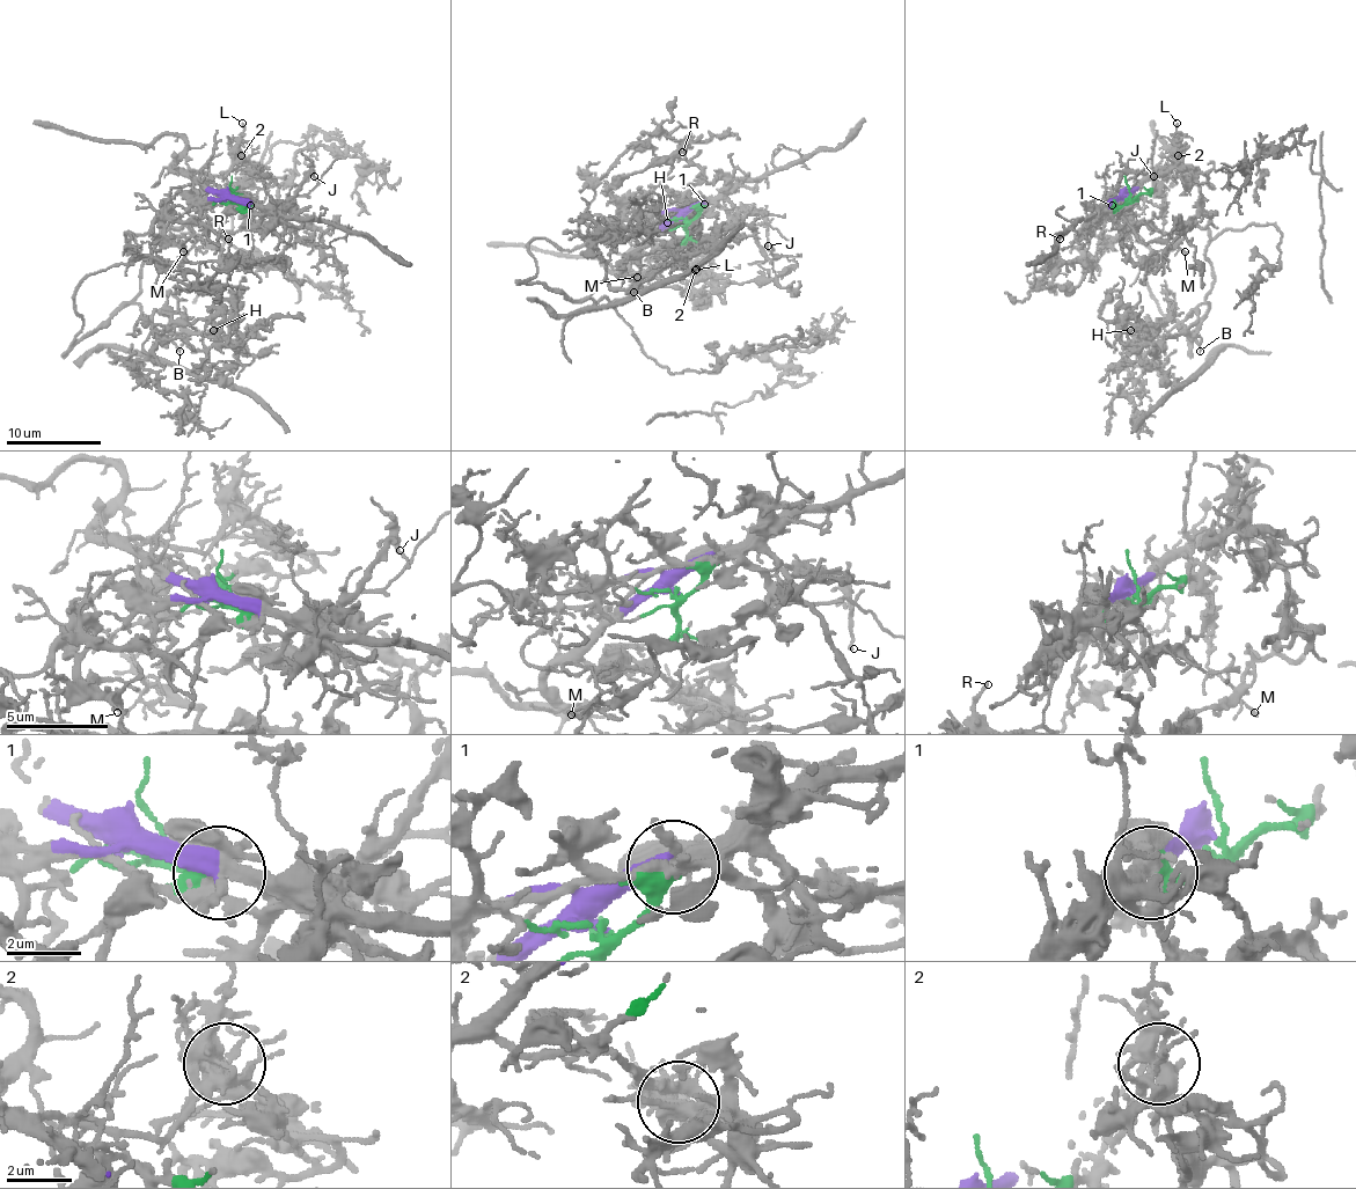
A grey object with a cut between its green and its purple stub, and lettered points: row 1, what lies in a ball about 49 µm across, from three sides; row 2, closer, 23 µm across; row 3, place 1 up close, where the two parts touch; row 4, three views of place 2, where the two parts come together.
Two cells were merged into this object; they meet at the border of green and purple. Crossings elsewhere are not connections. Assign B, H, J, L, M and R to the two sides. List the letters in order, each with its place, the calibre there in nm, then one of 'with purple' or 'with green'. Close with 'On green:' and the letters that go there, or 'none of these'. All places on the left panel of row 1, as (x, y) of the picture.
B: (180, 351) | 100 nm | with green
H: (213, 330) | 130 nm | with green
J: (314, 176) | 140 nm | with purple
L: (242, 123) | 90 nm | with green
M: (183, 251) | 130 nm | with green
R: (228, 239) | 180 nm | with green
On green: B, H, L, M, R

